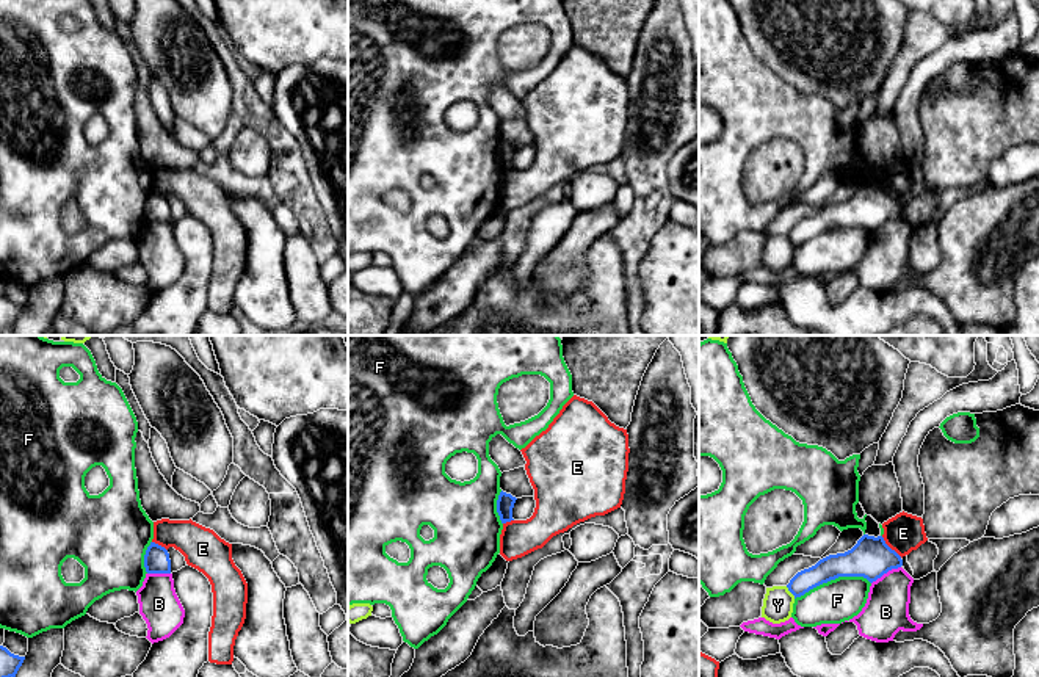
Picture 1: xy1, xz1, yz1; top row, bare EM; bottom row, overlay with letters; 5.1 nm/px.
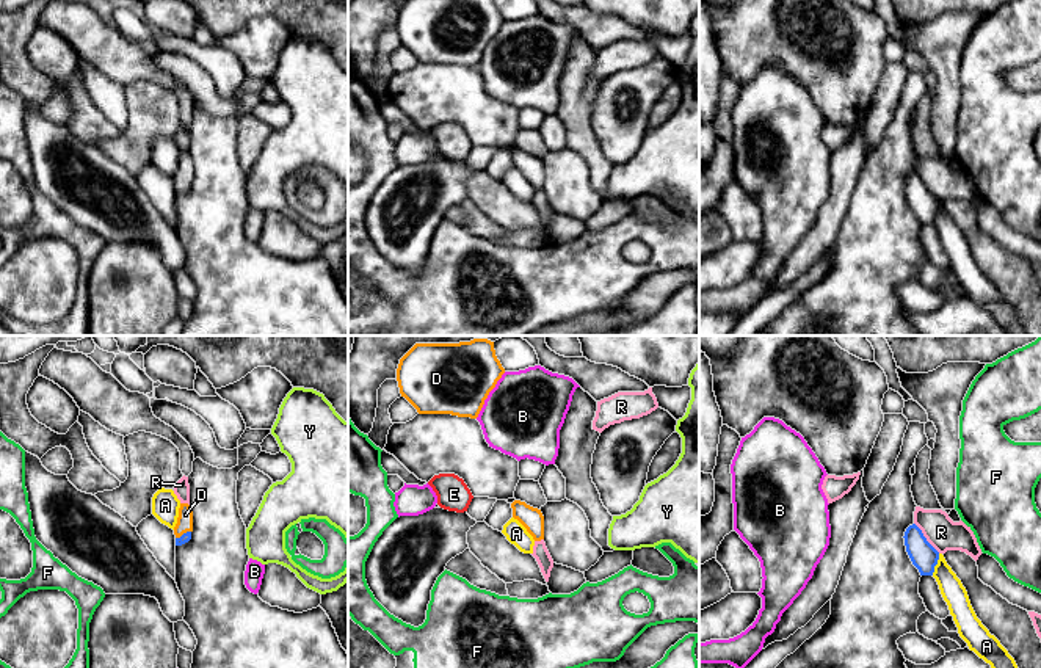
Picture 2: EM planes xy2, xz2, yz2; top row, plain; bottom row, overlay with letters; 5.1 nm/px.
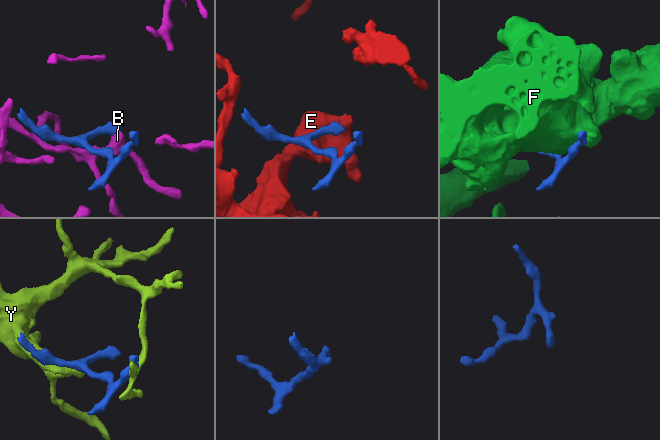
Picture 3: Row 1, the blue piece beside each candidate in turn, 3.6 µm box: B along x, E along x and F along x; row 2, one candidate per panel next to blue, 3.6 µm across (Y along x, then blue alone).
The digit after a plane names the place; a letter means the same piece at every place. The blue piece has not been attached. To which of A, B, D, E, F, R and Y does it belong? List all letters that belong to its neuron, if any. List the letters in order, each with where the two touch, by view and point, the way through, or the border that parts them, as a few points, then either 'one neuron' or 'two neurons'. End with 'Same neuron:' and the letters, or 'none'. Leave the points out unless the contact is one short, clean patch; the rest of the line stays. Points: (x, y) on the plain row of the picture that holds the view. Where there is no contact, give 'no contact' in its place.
A: yz2 (936, 212) | two neurons
B: yz1 (886, 221) | along yz1 (900, 215), (884, 221), (872, 232) | two neurons
D: xy2 (184, 182) | across xy2 (185, 185), (184, 182), (184, 173) | one neuron
E: yz1 (889, 196) | two neurons
F: yz1 (832, 228) | two neurons
R: yz2 (925, 187) | two neurons
Y: yz1 (790, 240) | two neurons
Same neuron: D

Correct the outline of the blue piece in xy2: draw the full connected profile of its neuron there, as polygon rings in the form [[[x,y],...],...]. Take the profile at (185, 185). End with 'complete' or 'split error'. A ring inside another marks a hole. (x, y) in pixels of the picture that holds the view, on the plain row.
[[[180,152],[177,172],[174,176],[176,194],[182,194],[191,188],[193,160],[188,152]]]; split error

